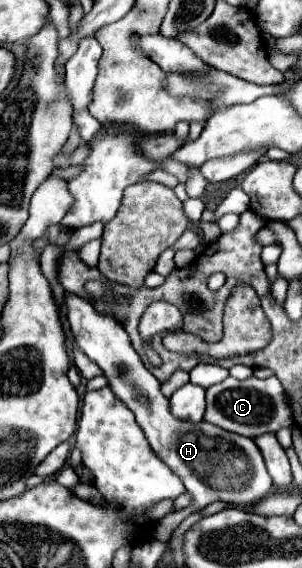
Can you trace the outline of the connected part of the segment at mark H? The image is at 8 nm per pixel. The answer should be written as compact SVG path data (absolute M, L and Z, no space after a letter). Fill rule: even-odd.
M65 294L63 304L79 348L105 372L111 390L135 414L137 424L143 428L153 452L183 480L187 492L193 498L191 506L161 518L155 526L153 538L167 542L189 514L211 502L227 502L231 506L251 508L271 494L271 478L265 470L263 456L251 438L225 432L223 428L217 428L209 422L191 424L177 420L169 412L169 400L161 394L161 382L143 366L123 326L111 316L97 314L87 300L75 294Z

